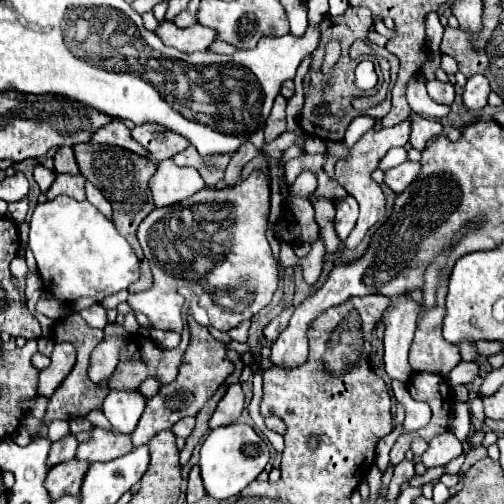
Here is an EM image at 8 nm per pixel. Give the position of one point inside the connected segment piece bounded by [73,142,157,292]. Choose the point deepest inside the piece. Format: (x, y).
(123, 176)

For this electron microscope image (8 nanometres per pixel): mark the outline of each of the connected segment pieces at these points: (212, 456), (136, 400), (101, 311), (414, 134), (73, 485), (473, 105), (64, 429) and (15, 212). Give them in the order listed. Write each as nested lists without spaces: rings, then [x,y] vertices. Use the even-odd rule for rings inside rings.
[[[227,424],[209,432],[201,446],[201,476],[205,484],[205,492],[217,500],[231,498],[239,494],[245,486],[249,486],[267,466],[269,462],[269,448],[257,436],[257,432],[249,424]]]
[[[111,392],[103,402],[103,414],[111,426],[123,434],[131,434],[143,414],[145,400],[139,392]]]
[[[93,304],[91,308],[85,308],[79,314],[83,316],[83,320],[91,328],[105,328],[107,326],[107,314],[105,314],[105,308],[101,304]]]
[[[411,112],[411,122],[413,122],[413,130],[411,130],[411,138],[409,138],[409,144],[415,148],[415,150],[423,150],[427,146],[427,142],[435,136],[441,134],[441,126],[439,122],[431,122],[431,120],[425,120],[421,116],[417,116],[415,112]]]
[[[75,460],[53,466],[45,478],[45,490],[49,492],[51,502],[59,500],[63,494],[77,496],[87,468],[89,468],[87,462],[75,462]]]
[[[475,74],[467,80],[465,88],[463,88],[463,106],[467,110],[479,110],[487,104],[487,96],[489,96],[491,88],[489,88],[489,80],[483,78],[481,74]]]
[[[57,419],[50,422],[47,429],[52,442],[56,442],[71,433],[69,423],[64,420]]]
[[[27,198],[19,200],[19,202],[11,202],[9,210],[7,210],[7,218],[11,218],[17,226],[25,222],[25,214],[27,214]]]

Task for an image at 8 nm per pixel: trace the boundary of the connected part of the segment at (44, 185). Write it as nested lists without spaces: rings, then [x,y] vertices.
[[[41,164],[35,168],[35,182],[39,184],[41,192],[47,192],[49,186],[53,184],[53,180],[55,180],[55,172],[53,172],[53,170],[47,170],[47,168],[41,166]]]

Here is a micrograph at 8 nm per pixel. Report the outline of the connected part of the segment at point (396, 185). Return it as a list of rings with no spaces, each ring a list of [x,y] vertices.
[[[407,160],[407,162],[403,162],[403,164],[399,164],[399,166],[385,172],[385,184],[395,194],[399,194],[415,180],[417,174],[419,174],[419,162],[409,162]]]

